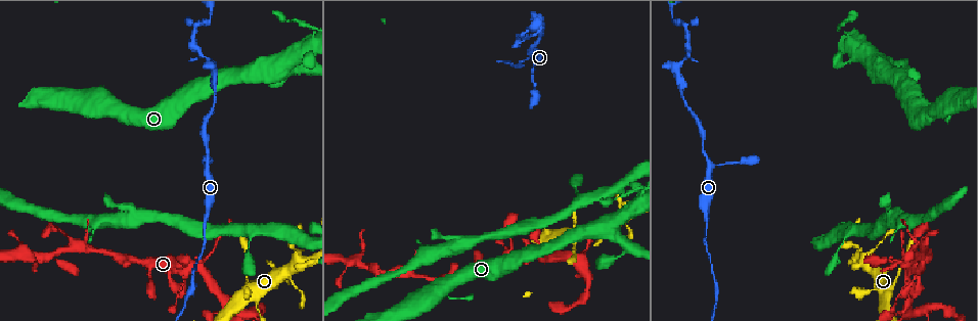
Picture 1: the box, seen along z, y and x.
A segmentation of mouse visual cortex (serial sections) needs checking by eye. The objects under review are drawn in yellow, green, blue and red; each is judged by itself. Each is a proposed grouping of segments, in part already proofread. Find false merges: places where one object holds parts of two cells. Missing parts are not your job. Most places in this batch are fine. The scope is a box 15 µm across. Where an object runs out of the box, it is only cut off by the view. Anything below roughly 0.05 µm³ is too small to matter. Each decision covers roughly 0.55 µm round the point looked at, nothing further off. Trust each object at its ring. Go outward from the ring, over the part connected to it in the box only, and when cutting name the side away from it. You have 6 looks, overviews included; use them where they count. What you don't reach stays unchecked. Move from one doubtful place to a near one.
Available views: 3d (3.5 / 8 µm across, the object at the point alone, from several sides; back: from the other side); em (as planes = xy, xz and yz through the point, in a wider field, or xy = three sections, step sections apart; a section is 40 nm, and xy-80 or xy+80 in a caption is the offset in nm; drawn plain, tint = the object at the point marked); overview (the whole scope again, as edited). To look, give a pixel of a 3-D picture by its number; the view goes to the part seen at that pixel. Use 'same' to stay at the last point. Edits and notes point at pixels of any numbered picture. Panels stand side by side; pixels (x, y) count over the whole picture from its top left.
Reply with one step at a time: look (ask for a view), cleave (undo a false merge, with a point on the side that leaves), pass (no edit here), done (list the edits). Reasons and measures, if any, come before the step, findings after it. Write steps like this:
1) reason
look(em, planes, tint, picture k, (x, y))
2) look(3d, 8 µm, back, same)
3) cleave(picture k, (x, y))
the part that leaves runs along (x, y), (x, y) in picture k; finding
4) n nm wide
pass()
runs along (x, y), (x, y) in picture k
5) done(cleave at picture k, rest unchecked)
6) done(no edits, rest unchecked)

abrupt turn
look(3d, 3.5 µm, picture 1, (533, 75))

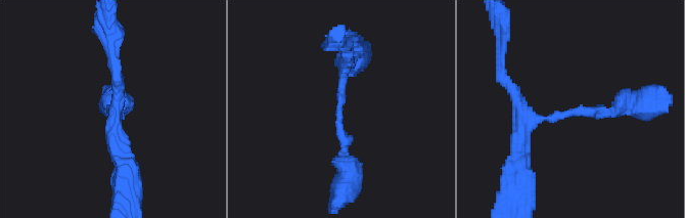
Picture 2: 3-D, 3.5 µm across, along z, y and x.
arms of 200, 250 nm
look(em, planes, tint, picture 2, (336, 111))

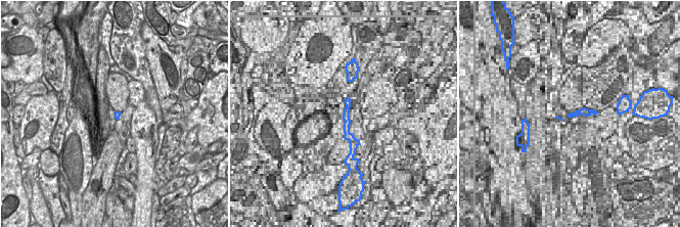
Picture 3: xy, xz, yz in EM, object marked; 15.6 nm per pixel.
pass()
runs along (518, 140), (527, 119), (636, 102) in picture 2; all the same cell

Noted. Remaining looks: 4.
look(3d, 3.5 µm, picture 1, (676, 72))

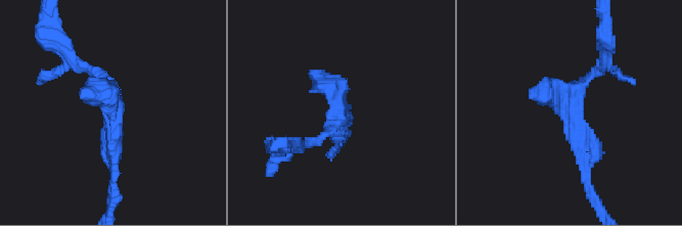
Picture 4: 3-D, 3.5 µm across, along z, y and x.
look(em, xy, step 5, tint, picture 4, (338, 117))

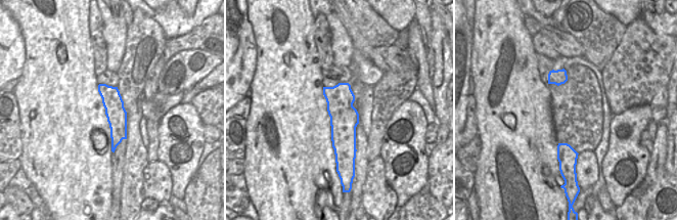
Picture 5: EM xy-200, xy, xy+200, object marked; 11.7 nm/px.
pass()
runs along (115, 173), (105, 82), (74, 59) in picture 4; continuous, no second cell

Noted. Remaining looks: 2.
look(3d, 8 µm, picture 1, (615, 234))

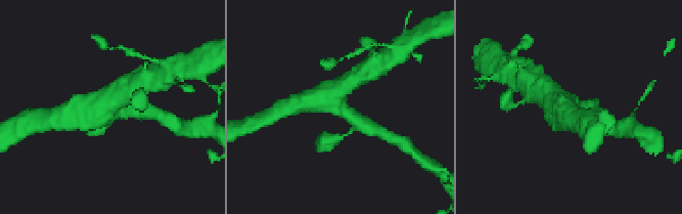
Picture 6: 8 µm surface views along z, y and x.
need the tissue
look(em, xy, step 3, tint, picture 6, (338, 106))

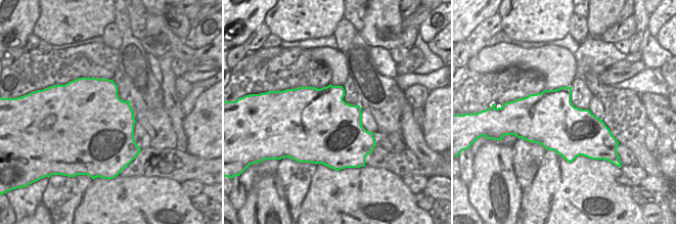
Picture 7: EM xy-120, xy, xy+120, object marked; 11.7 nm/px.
pass()
runs along (299, 103), (331, 96), (349, 81) in picture 6; all the same cell

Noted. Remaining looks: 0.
done(no edits, rest unchecked)

